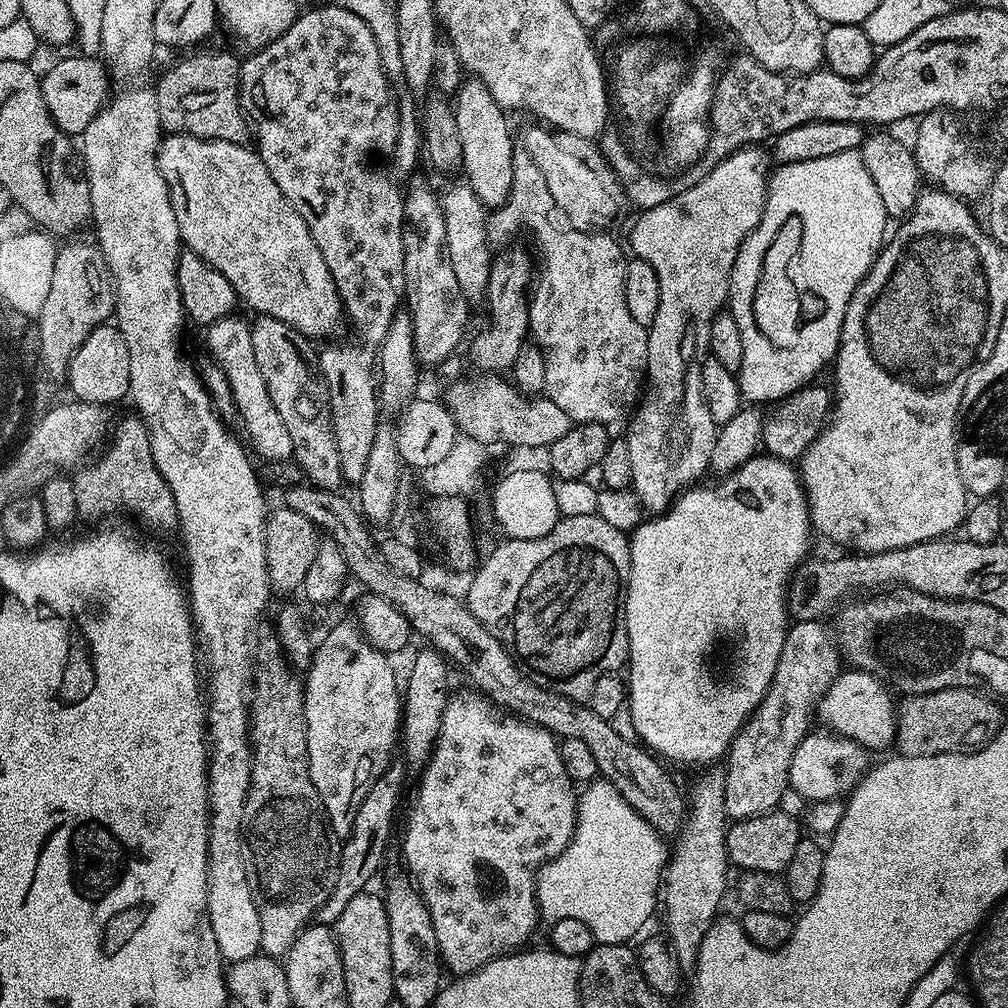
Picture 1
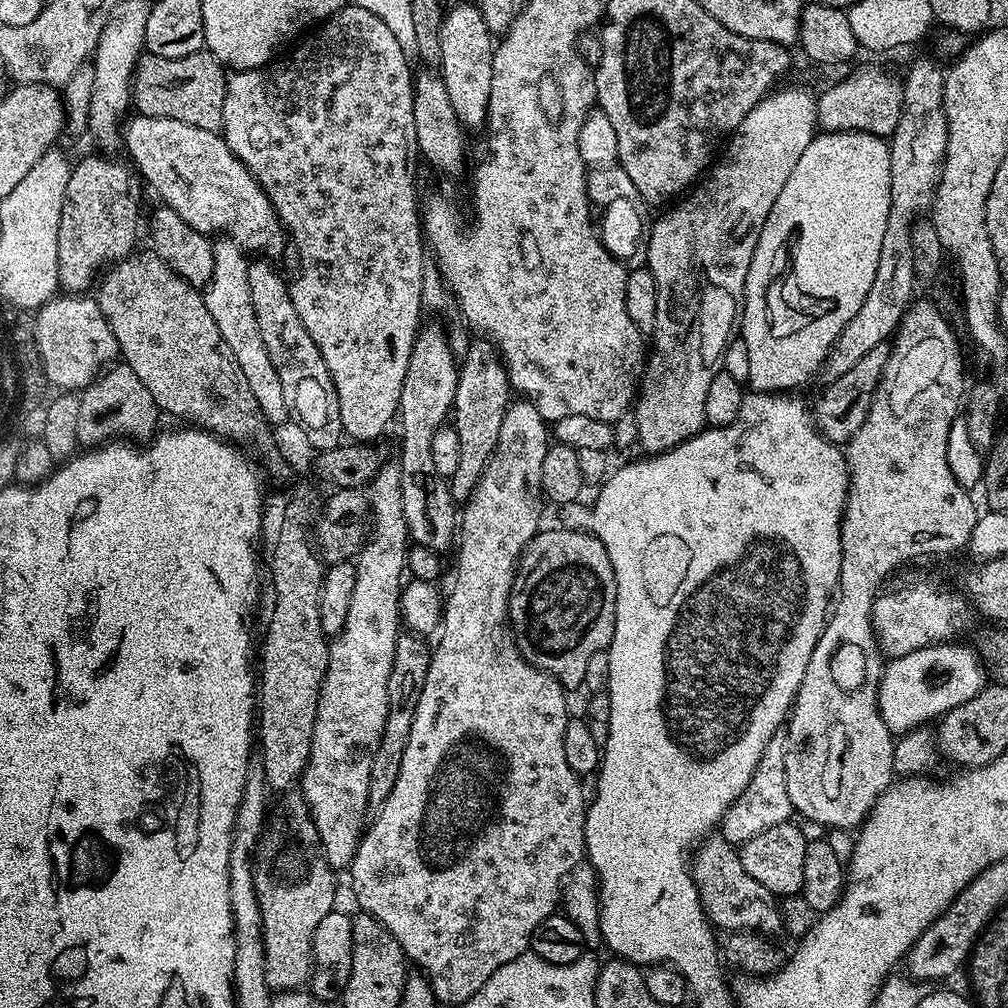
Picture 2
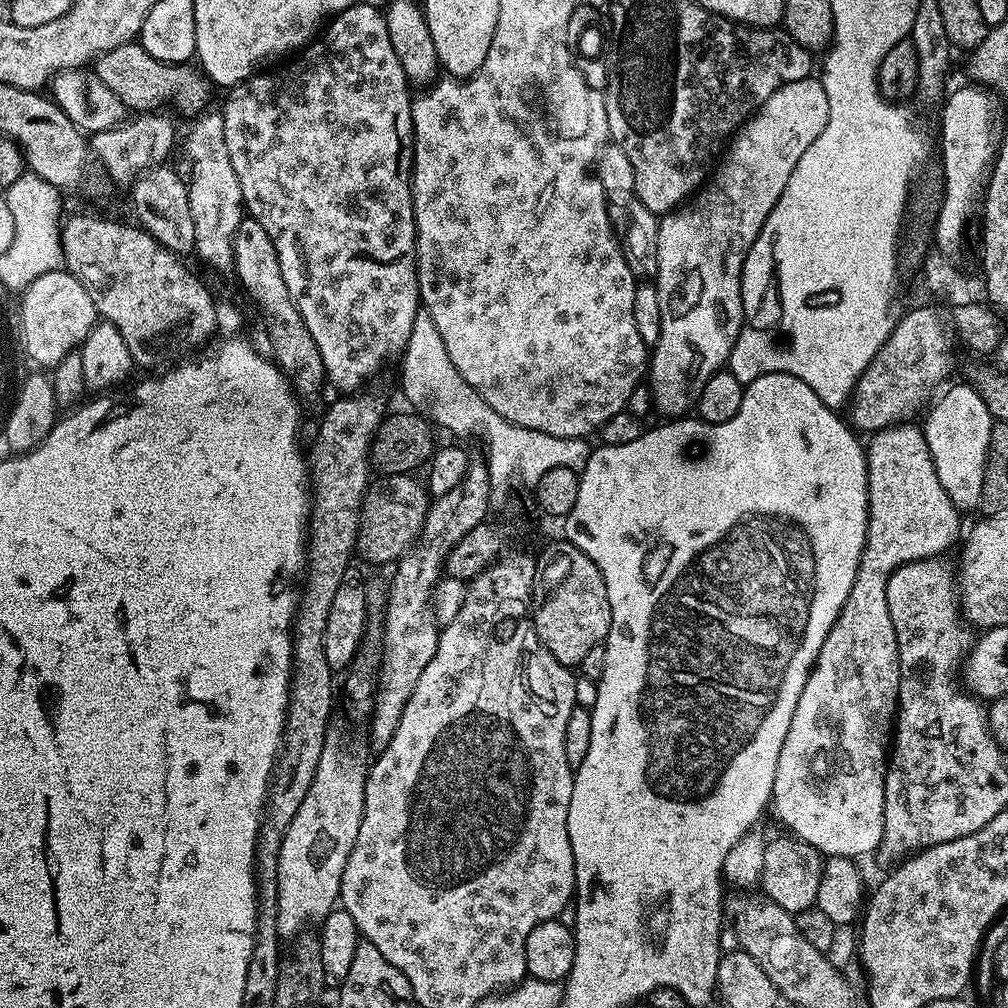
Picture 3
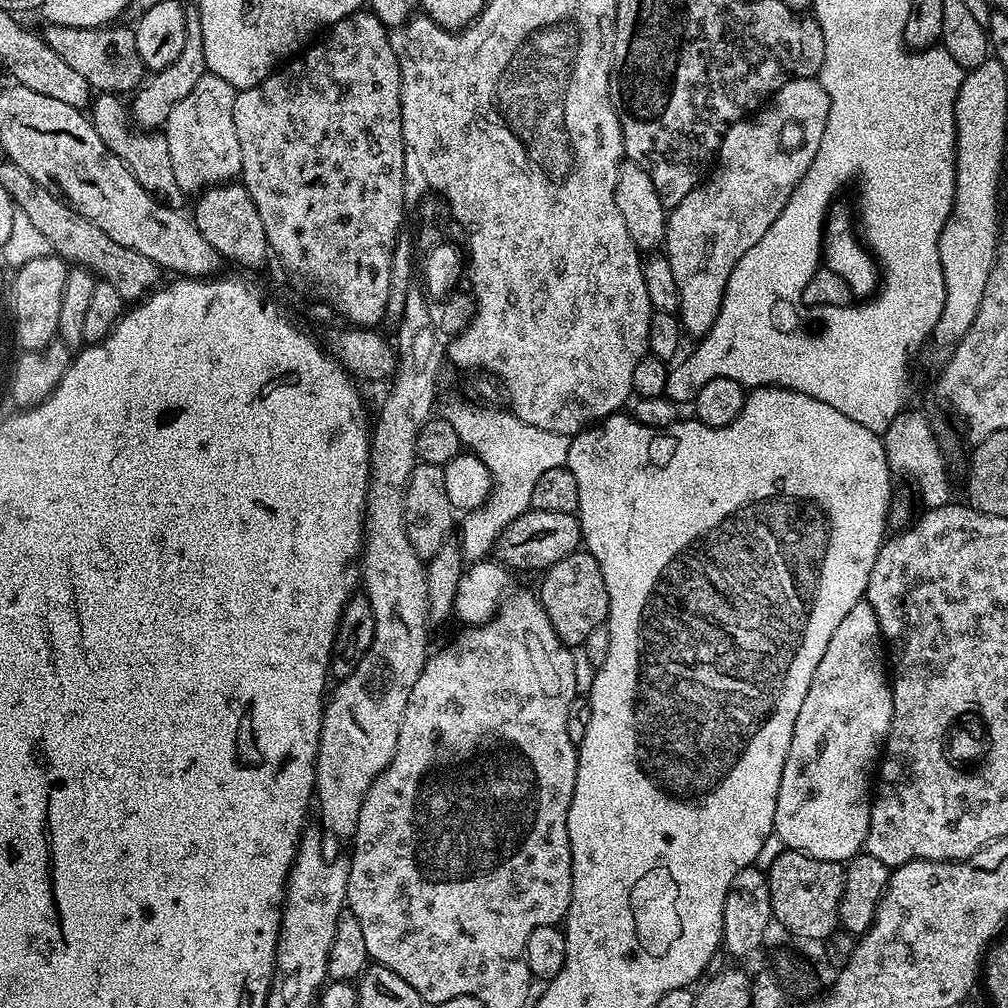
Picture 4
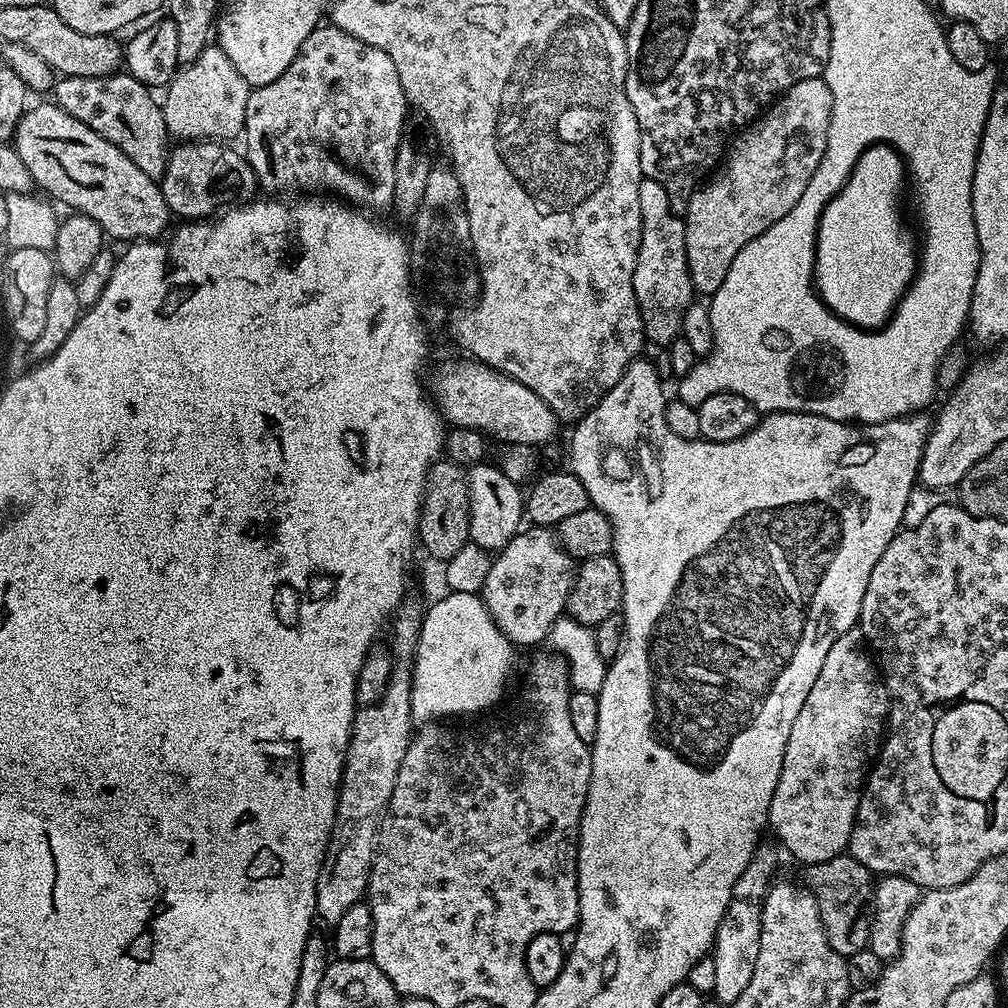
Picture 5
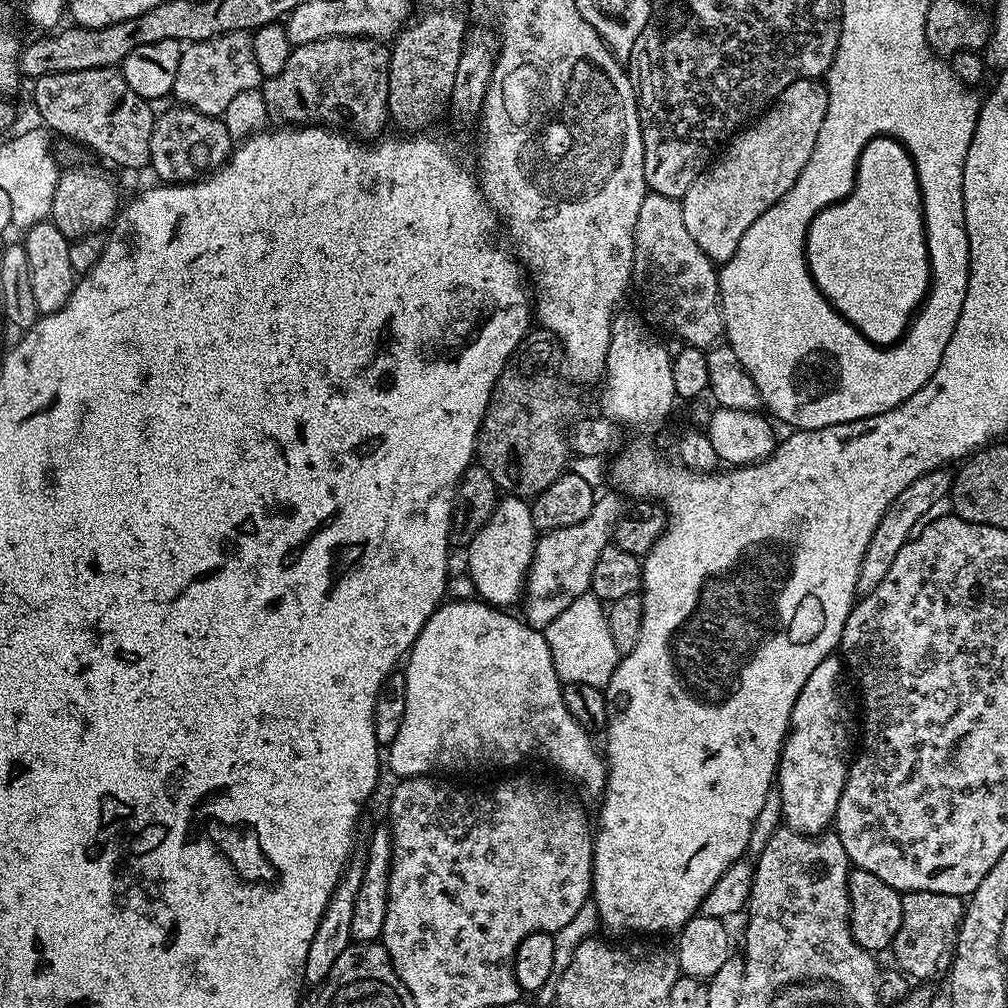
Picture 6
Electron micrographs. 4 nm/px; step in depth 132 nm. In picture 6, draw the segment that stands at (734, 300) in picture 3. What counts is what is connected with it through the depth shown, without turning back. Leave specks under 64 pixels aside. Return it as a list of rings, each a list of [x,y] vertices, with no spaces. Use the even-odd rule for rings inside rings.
[[[823,79],[799,80],[786,86],[771,107],[751,126],[741,128],[728,141],[719,159],[686,190],[680,200],[682,218],[702,254],[714,262],[729,260],[738,250],[742,234],[798,182],[798,174],[806,170],[806,162],[814,154],[814,142],[818,142],[827,105],[828,85]]]

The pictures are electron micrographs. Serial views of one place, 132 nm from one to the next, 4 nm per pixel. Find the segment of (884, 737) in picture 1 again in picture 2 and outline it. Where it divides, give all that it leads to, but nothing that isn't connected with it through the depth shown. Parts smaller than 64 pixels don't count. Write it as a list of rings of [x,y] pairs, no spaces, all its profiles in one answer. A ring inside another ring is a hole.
[[[957,642],[936,643],[914,650],[905,657],[889,659],[880,677],[876,705],[886,726],[894,734],[907,734],[946,715],[954,706],[970,702],[986,687],[986,668],[975,647]]]

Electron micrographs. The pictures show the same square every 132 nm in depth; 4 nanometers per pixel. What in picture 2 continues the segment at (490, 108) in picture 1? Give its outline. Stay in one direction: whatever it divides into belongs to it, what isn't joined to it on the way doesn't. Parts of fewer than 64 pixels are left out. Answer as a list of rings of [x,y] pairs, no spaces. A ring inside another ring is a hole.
[[[475,3],[456,4],[445,11],[442,22],[442,62],[438,71],[444,80],[446,94],[450,94],[450,106],[465,129],[485,127],[490,102],[490,74],[494,36],[489,32],[484,15]]]

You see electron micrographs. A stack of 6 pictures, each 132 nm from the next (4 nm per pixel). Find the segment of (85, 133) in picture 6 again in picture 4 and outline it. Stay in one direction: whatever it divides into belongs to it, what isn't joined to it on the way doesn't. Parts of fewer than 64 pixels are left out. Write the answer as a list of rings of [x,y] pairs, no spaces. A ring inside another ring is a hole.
[[[100,94],[91,101],[90,119],[94,130],[98,130],[98,138],[102,138],[102,142],[106,142],[106,146],[126,165],[130,174],[138,178],[138,186],[142,186],[142,190],[146,190],[161,201],[176,202],[172,200],[181,199],[182,193],[178,182],[174,182],[170,146],[166,146],[163,131],[139,127],[132,118],[131,107],[120,100],[123,99],[116,94]]]

